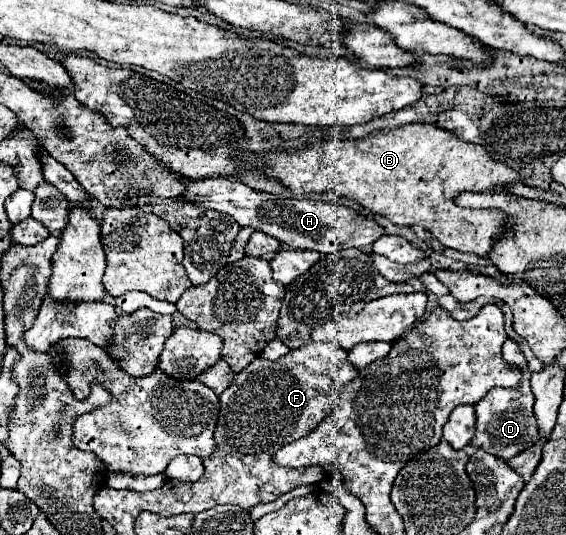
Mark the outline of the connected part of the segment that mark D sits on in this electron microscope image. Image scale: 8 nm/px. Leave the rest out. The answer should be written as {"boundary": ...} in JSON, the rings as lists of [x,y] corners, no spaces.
{"boundary":[[[507,339],[503,343],[503,359],[509,367],[515,367],[523,373],[519,387],[511,387],[511,389],[503,389],[503,387],[495,387],[491,389],[485,399],[481,399],[481,403],[475,405],[475,413],[477,413],[477,433],[475,439],[471,439],[469,445],[479,447],[503,461],[509,461],[511,457],[527,451],[529,447],[533,447],[539,441],[539,427],[535,421],[535,413],[533,413],[533,391],[529,387],[529,367],[525,363],[525,357],[521,355],[519,347]]]}

